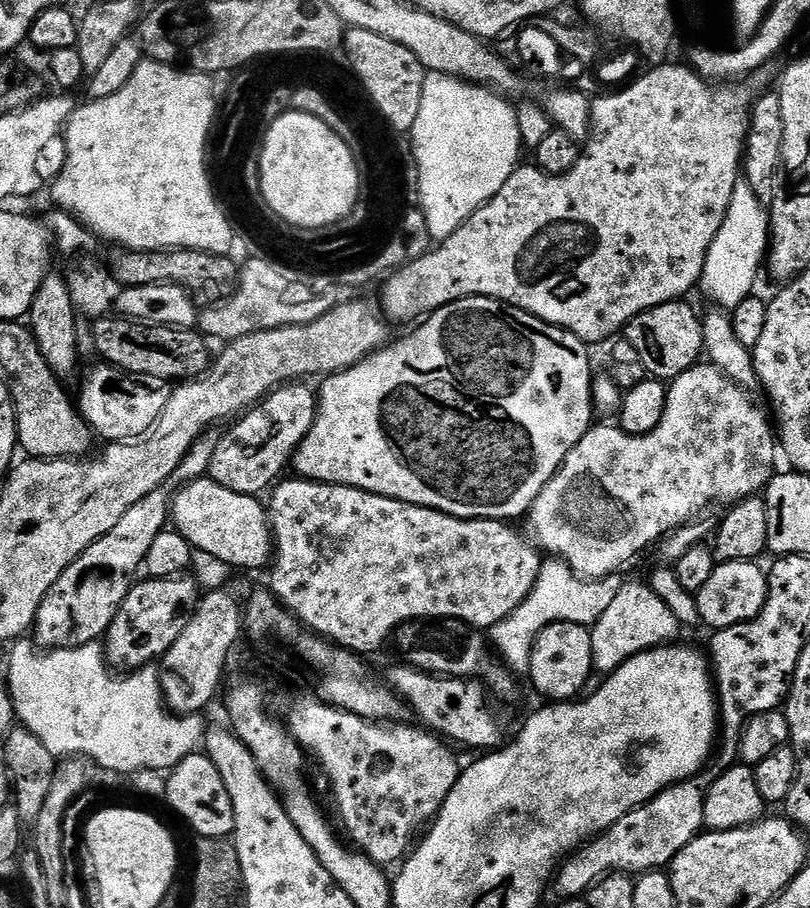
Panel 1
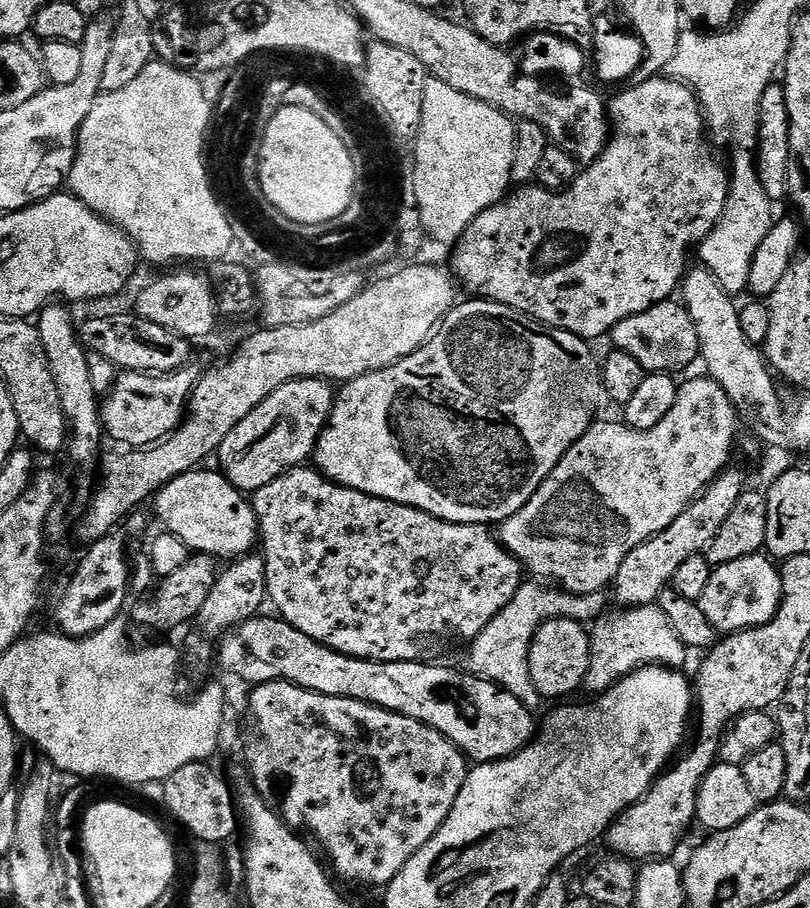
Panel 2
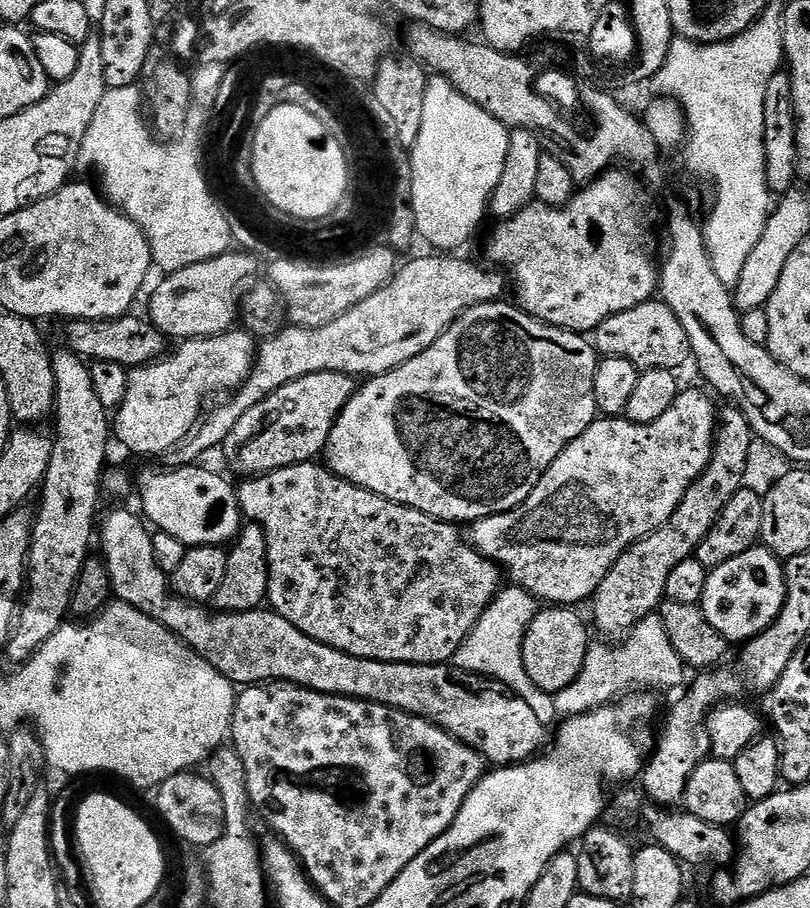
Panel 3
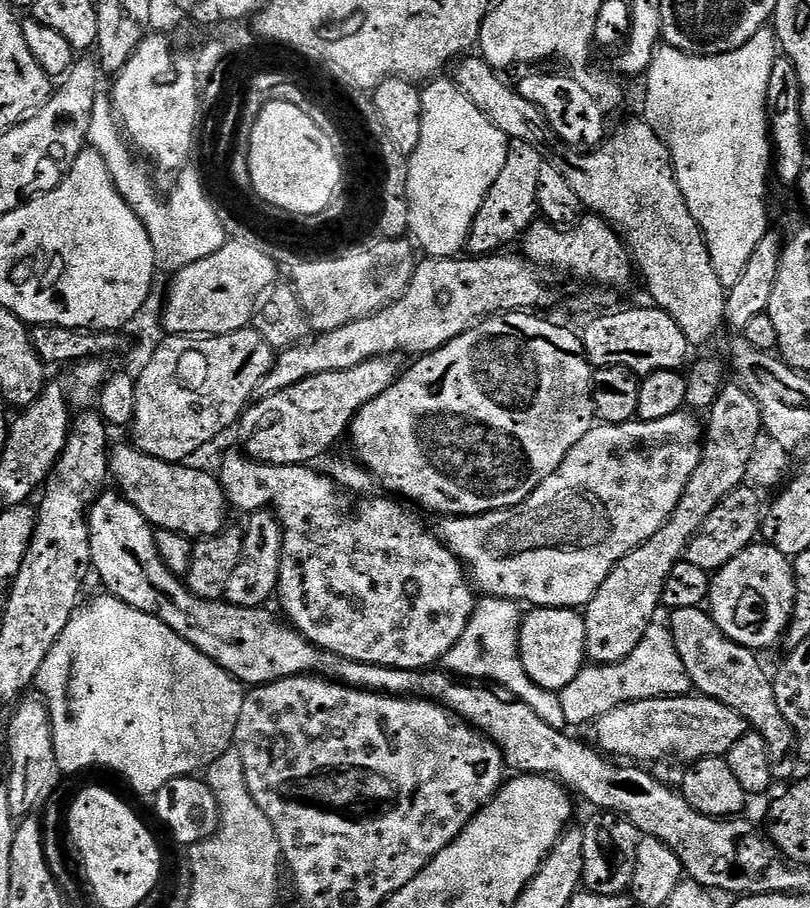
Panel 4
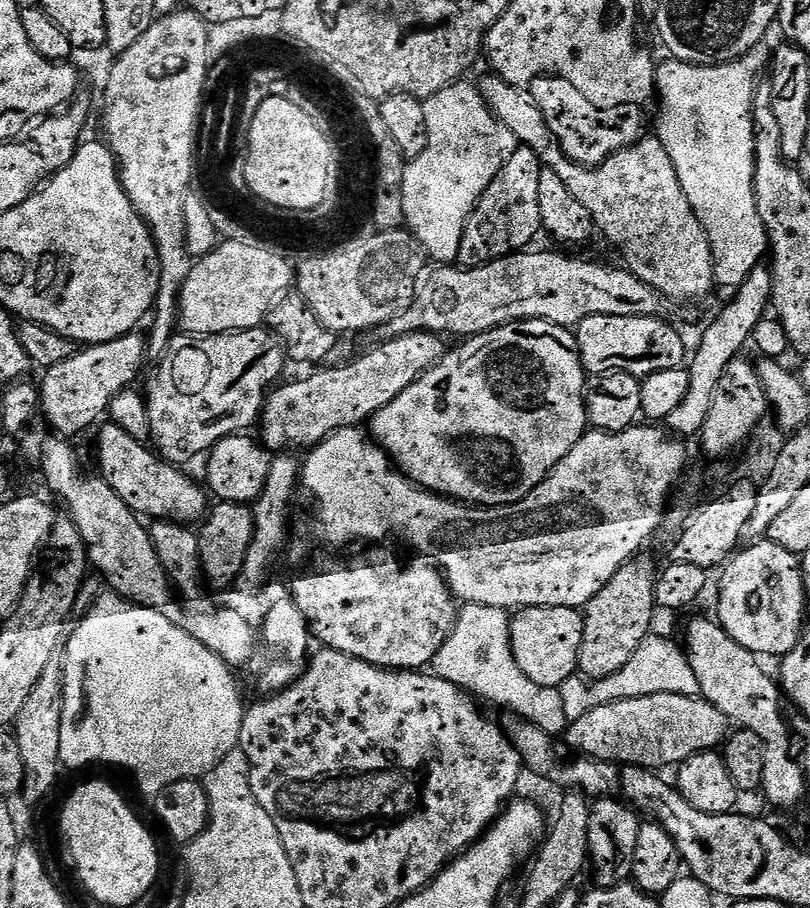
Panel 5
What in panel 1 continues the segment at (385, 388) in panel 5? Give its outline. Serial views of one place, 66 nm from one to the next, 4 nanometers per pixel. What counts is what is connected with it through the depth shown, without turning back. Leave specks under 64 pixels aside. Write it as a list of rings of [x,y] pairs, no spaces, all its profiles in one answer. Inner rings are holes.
[[[304,382],[283,385],[237,419],[214,450],[211,479],[217,480],[224,488],[233,488],[247,496],[267,493],[284,474],[284,468],[287,469],[297,447],[316,420],[318,398],[306,385]]]

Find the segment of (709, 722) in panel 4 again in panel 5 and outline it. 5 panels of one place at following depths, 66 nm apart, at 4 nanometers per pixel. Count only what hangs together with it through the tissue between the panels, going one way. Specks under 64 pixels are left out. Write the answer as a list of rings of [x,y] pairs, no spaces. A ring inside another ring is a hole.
[[[650,694],[642,698],[626,698],[618,702],[610,702],[606,706],[598,706],[594,710],[590,710],[590,714],[582,714],[582,718],[571,721],[568,726],[568,731],[563,733],[562,740],[565,740],[570,747],[573,748],[573,753],[583,754],[585,757],[594,760],[608,760],[611,764],[621,766],[635,766],[638,768],[647,768],[649,770],[664,770],[660,768],[668,768],[685,764],[690,758],[694,758],[694,754],[699,752],[710,752],[719,749],[721,745],[727,741],[730,735],[730,721],[722,714],[722,710],[715,708],[709,700],[703,699],[700,696],[683,696],[682,694]]]

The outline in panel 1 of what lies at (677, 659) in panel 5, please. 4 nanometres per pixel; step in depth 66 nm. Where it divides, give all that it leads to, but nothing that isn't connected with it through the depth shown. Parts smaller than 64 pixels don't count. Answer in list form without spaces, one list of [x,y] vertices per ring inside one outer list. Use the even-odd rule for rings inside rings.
[[[621,583],[614,602],[606,609],[606,614],[598,618],[596,624],[591,625],[592,634],[592,667],[597,673],[611,674],[618,666],[622,666],[630,658],[649,648],[668,646],[679,632],[682,625],[674,614],[670,614],[670,606],[654,594],[654,590],[647,583],[628,584]]]

